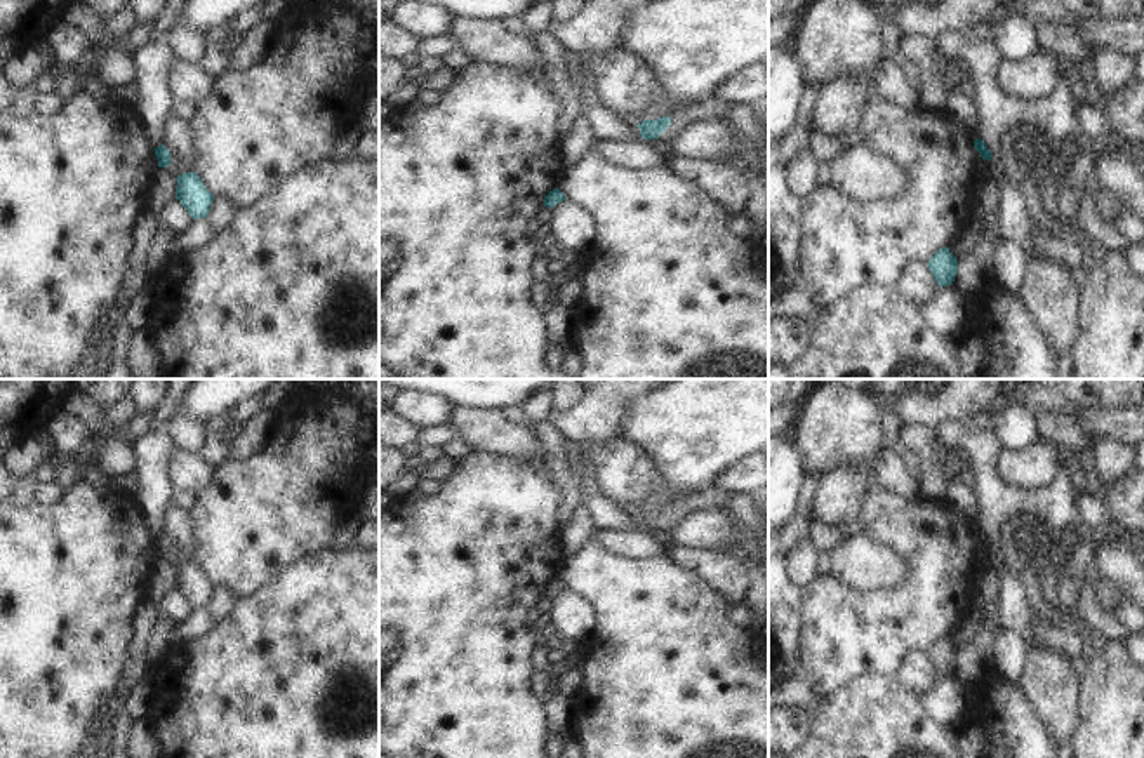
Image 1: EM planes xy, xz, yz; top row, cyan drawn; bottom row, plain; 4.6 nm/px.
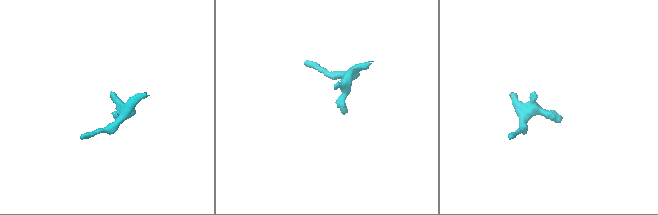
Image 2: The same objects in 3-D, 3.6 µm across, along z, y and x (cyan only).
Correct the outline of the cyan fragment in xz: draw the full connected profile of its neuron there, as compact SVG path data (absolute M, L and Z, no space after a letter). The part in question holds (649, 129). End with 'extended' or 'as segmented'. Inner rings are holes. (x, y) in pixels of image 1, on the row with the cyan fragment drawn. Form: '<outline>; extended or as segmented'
M709 96L699 103L692 103L676 110L671 116L657 120L643 120L636 127L645 139L673 139L685 125L699 120L722 120L741 130L763 155L768 163L768 148L760 123L758 104L730 103Z; extended

